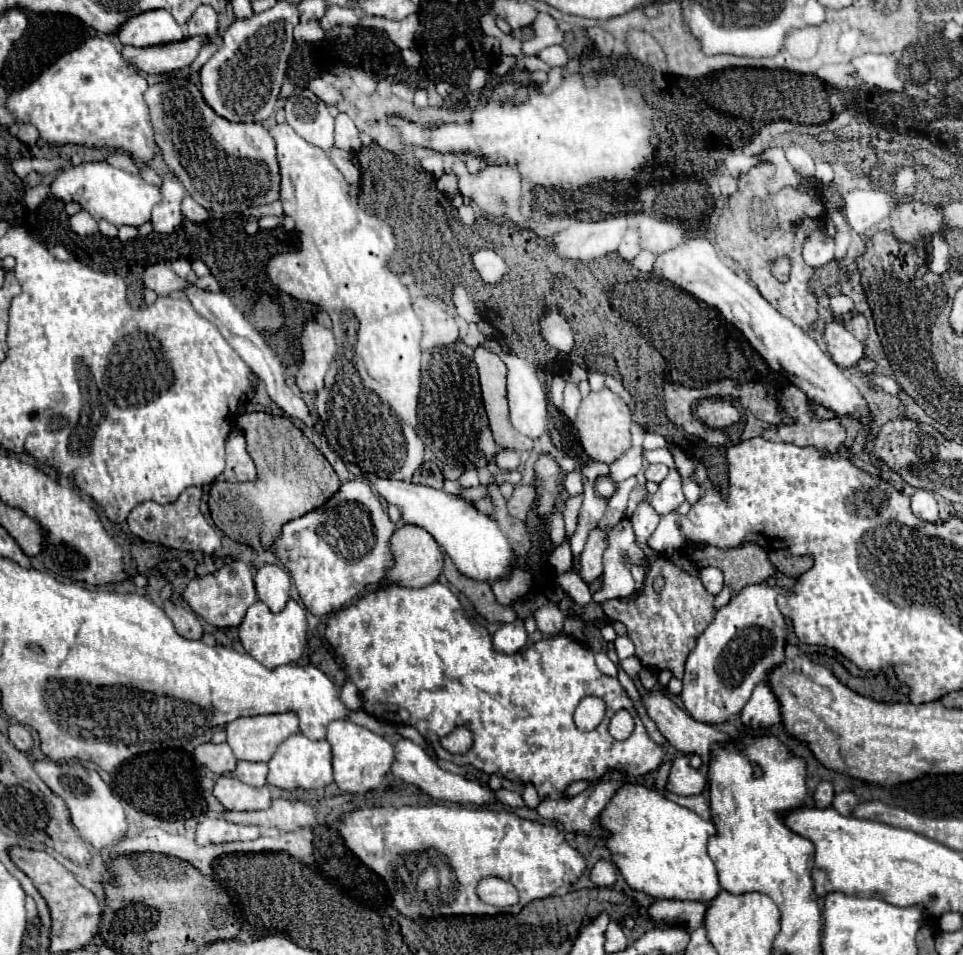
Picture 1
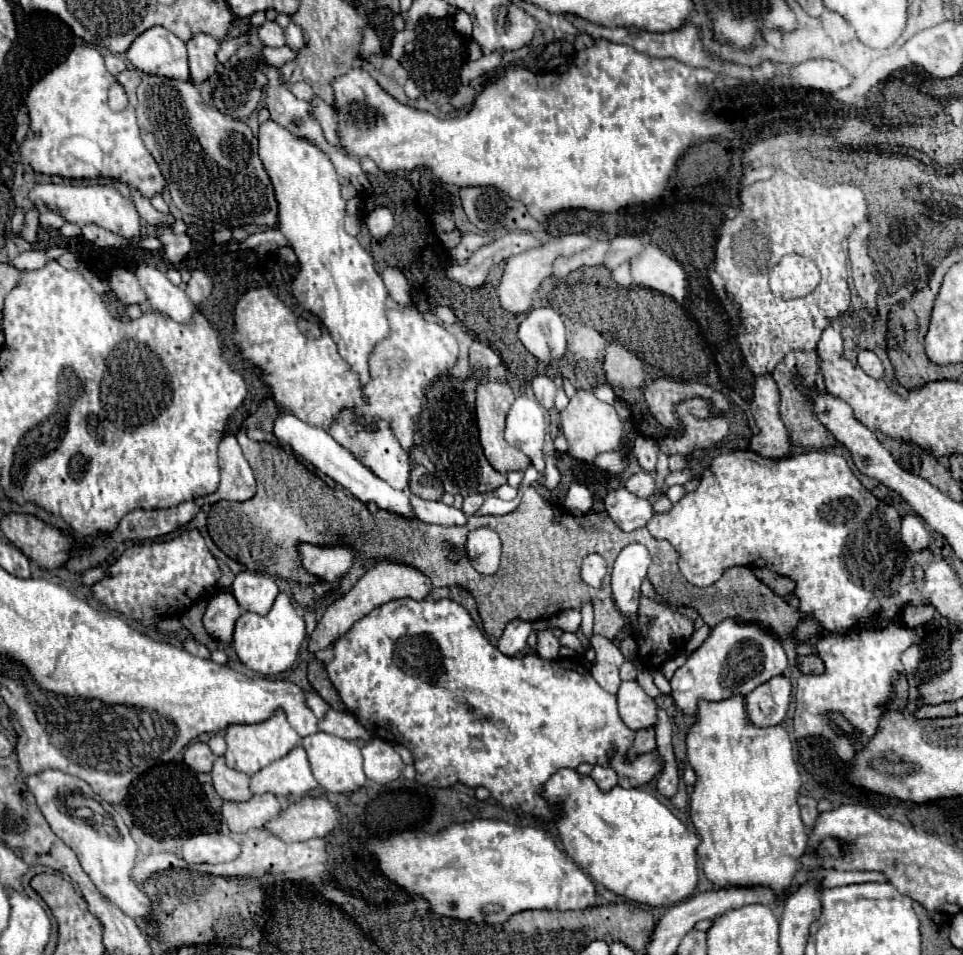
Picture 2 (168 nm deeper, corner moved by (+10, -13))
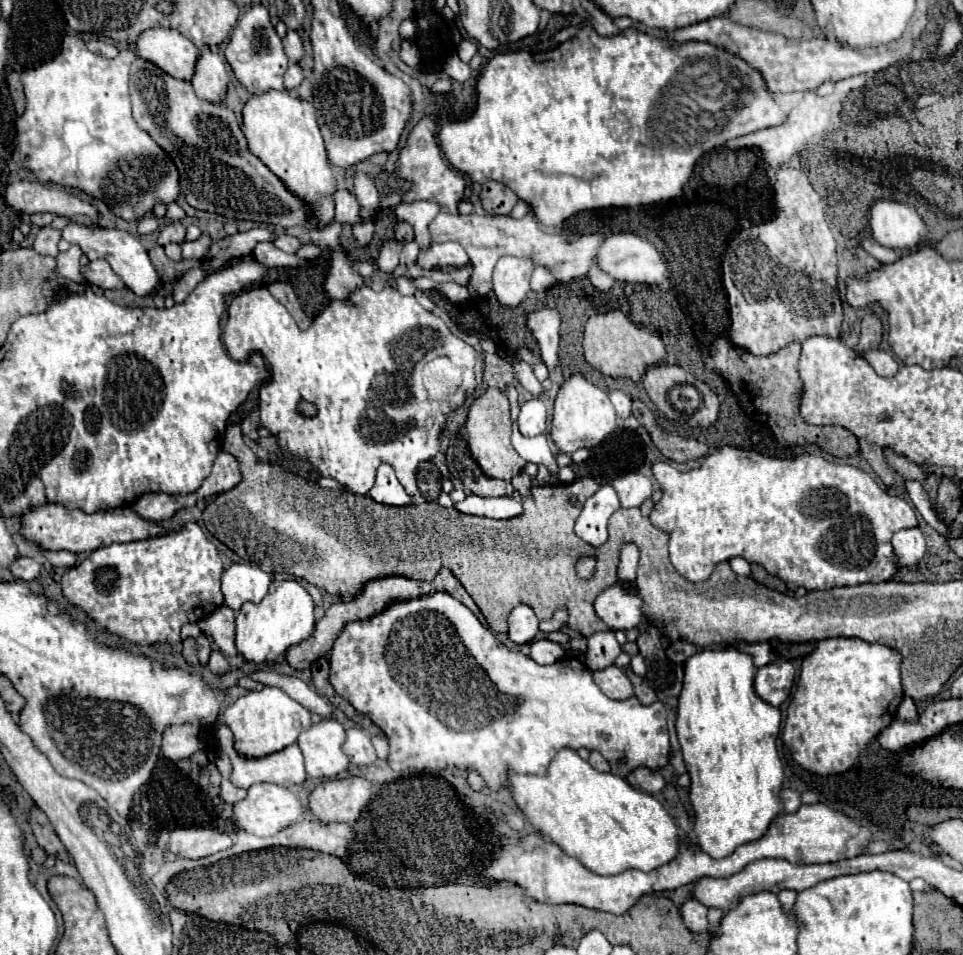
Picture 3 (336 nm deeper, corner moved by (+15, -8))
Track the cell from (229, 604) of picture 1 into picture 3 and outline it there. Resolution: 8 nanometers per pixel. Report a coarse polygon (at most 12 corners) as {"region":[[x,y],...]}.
{"region":[[216,608],[198,620],[222,654],[236,656],[234,610]]}

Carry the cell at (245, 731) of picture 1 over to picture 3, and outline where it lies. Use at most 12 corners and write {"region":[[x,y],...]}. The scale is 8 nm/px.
{"region":[[264,686],[226,708],[218,722],[244,758],[294,744],[310,712]]}

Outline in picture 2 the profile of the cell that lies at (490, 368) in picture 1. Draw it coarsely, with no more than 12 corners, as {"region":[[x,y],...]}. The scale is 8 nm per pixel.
{"region":[[503,381],[477,387],[477,427],[483,453],[501,473],[531,461],[505,437],[513,391]]}

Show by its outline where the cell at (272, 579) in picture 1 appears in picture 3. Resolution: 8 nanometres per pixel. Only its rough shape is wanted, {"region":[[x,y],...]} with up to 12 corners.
{"region":[[250,564],[222,574],[224,604],[262,602],[270,576]]}

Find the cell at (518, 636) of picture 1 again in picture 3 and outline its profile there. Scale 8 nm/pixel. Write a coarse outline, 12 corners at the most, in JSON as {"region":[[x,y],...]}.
{"region":[[516,606],[508,616],[508,638],[526,644],[540,620],[530,606]]}

